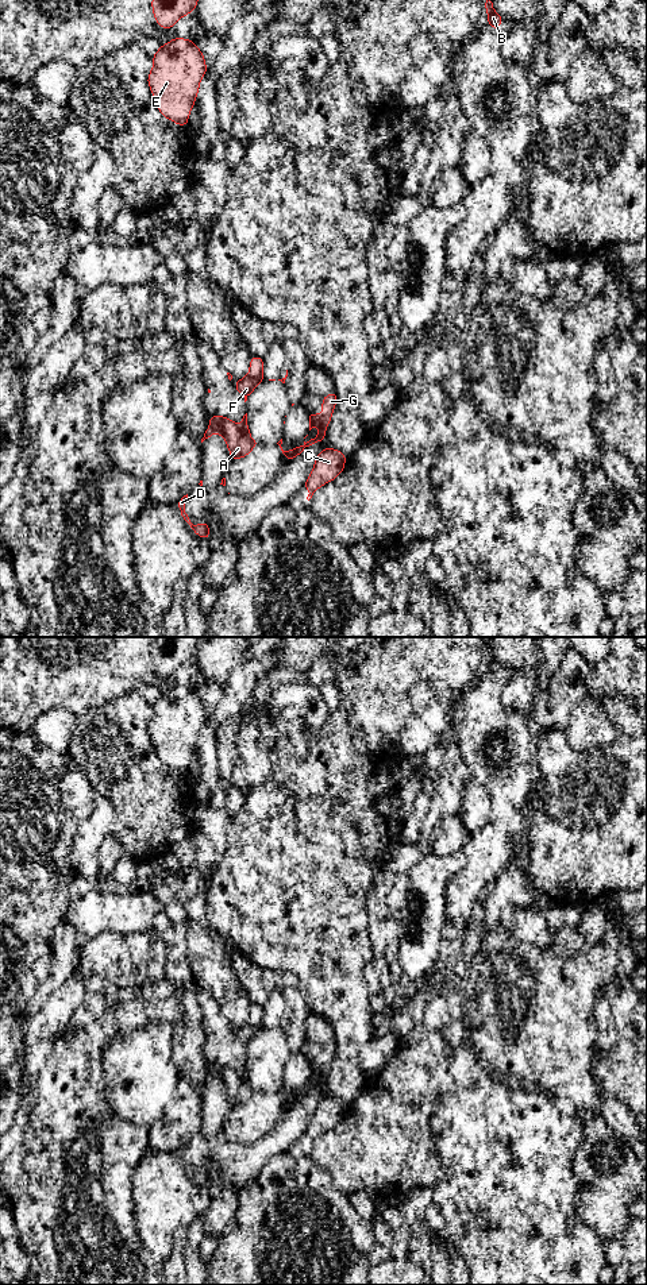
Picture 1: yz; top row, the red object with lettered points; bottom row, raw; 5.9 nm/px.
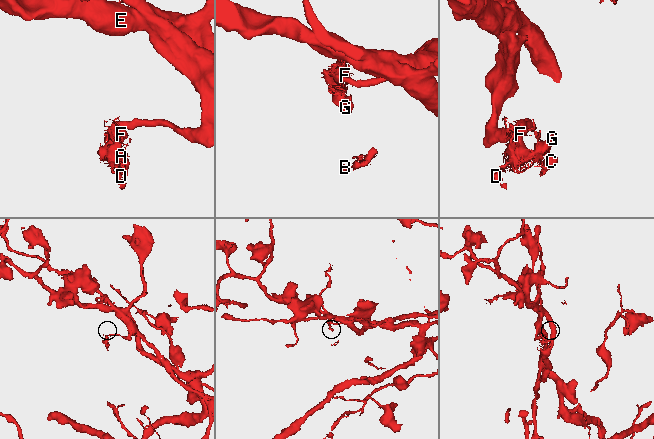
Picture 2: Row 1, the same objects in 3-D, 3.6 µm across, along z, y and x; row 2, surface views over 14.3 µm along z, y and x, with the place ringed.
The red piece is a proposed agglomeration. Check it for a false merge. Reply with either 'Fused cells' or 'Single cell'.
Single cell

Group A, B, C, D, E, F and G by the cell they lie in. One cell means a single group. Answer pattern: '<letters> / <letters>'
A B C D E F G

